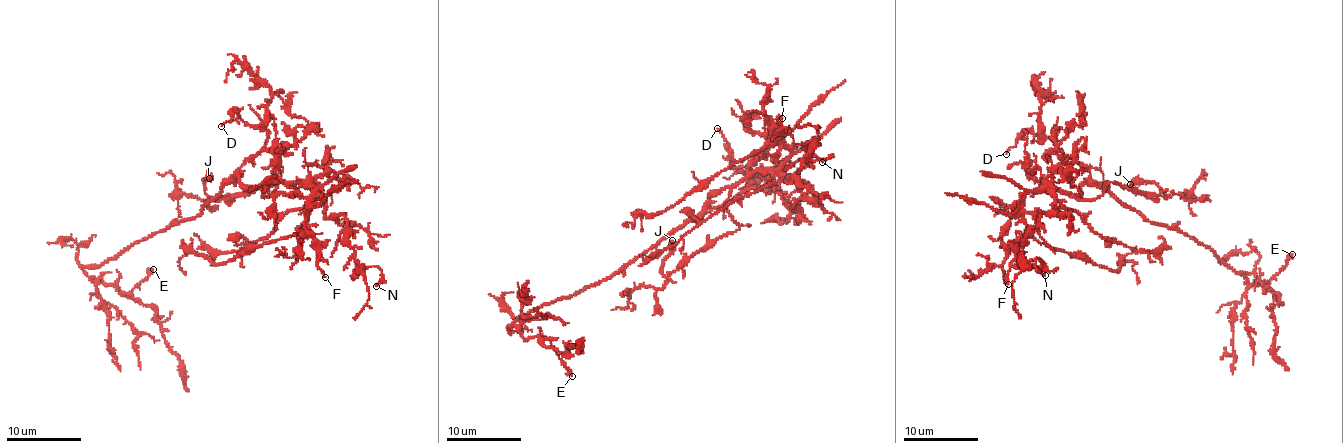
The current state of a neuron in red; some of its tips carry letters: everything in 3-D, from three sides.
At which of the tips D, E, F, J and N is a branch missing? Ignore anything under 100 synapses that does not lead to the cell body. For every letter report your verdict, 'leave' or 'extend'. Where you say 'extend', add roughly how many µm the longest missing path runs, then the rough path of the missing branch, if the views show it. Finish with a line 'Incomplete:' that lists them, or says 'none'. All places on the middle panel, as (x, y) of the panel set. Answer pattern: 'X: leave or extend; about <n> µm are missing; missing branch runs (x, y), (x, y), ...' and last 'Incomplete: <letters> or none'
D: leave
E: leave
F: leave
J: leave
N: leave
Incomplete: none

